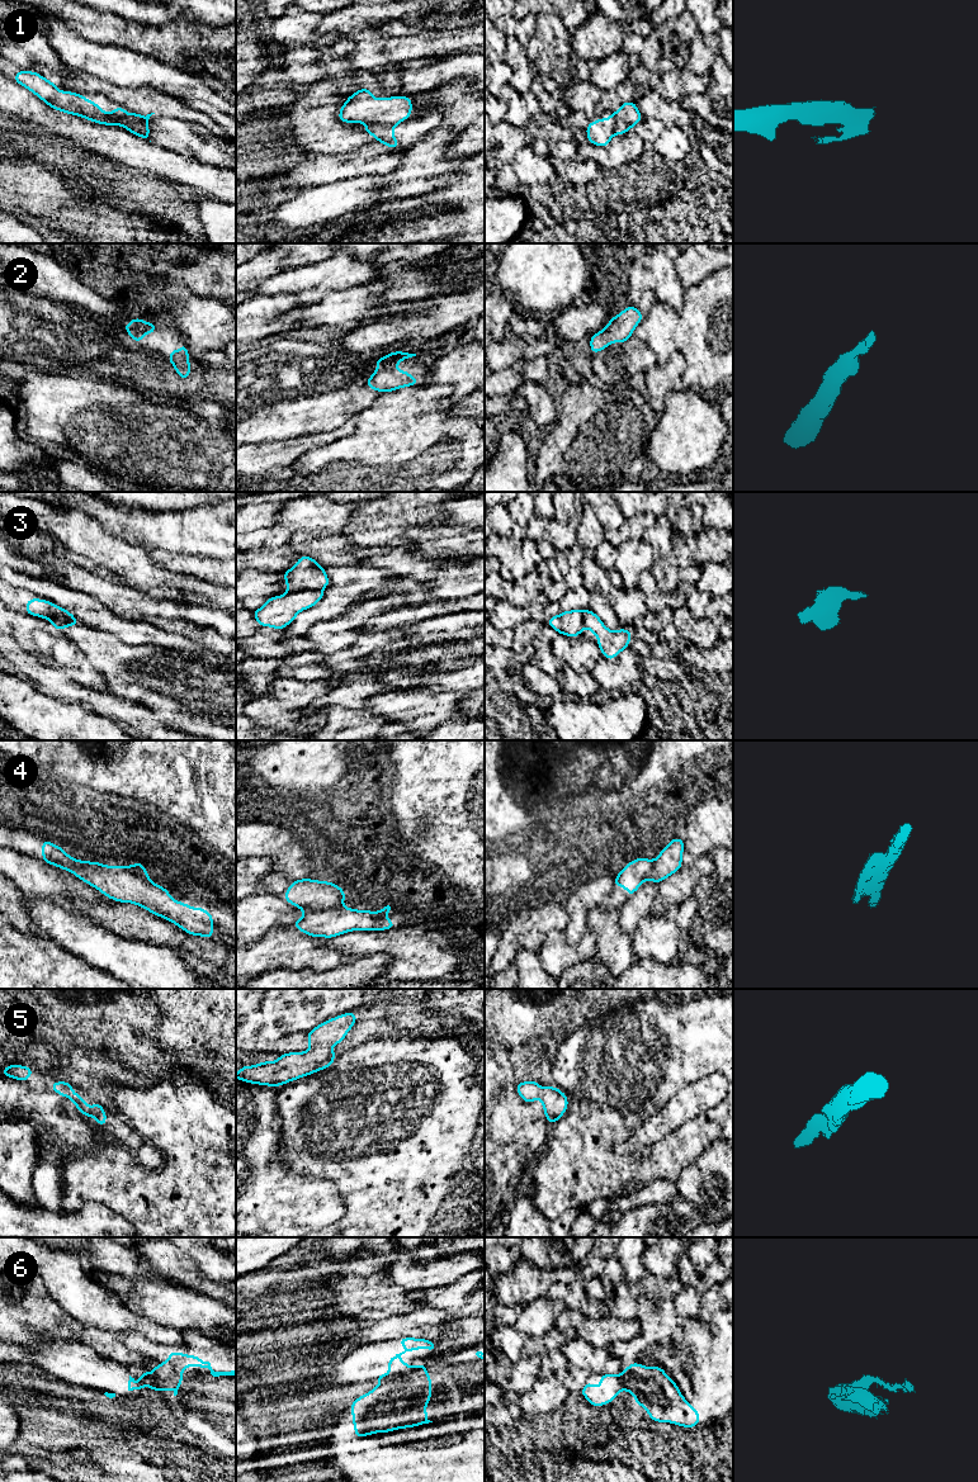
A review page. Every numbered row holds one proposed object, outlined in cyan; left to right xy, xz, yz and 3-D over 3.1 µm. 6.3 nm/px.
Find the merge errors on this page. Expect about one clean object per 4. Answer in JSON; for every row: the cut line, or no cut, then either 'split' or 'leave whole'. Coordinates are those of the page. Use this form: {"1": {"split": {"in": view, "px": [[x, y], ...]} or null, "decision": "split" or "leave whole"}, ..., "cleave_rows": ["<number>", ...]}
{"1": {"split": {"in": "xy", "px": [[131, 115], [127, 121], [117, 121], [114, 123]]}, "decision": "split"}, "2": {"split": null, "decision": "leave whole"}, "3": {"split": {"in": "xz", "px": [[321, 590], [297, 590], [287, 593]]}, "decision": "split"}, "4": {"split": {"in": "xz", "px": [[340, 905], [305, 912]]}, "decision": "split"}, "5": {"split": null, "decision": "leave whole"}, "6": {"split": {"in": "xz", "px": [[411, 1367], [405, 1373], [392, 1374], [382, 1381]]}, "decision": "split"}, "cleave_rows": ["1", "3", "4", "6"]}

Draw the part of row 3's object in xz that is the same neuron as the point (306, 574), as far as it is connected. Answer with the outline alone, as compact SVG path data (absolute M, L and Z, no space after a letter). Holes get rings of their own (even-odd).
M310 555L299 557L290 569L283 572L287 593L297 591L322 591L326 588L330 584L330 579L325 568Z

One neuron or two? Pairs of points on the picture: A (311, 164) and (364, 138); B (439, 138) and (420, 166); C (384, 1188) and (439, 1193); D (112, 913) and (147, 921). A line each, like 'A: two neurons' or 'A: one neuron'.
A: two neurons
B: one neuron
C: one neuron
D: one neuron

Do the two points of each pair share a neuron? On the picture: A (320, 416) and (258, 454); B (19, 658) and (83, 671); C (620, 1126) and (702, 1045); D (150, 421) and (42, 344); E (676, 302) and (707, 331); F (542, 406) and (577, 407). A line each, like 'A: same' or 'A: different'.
A: different
B: different
C: same
D: different
E: different
F: different

